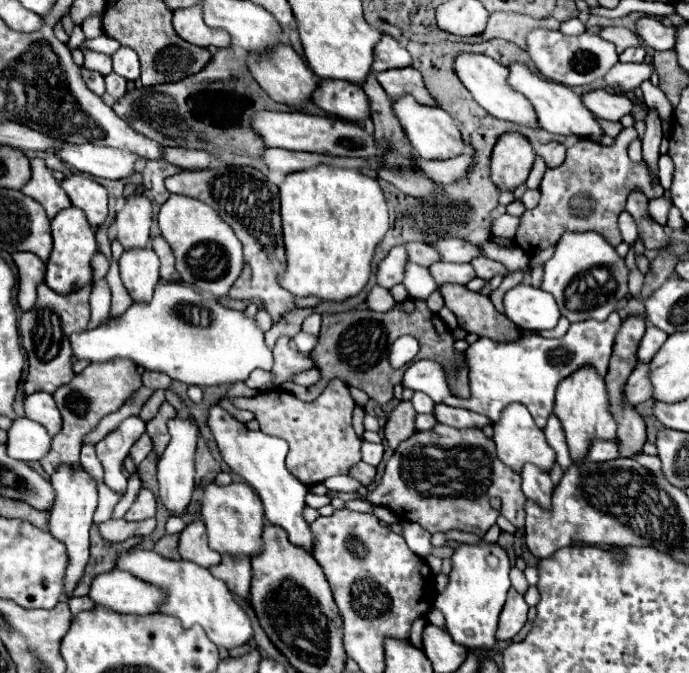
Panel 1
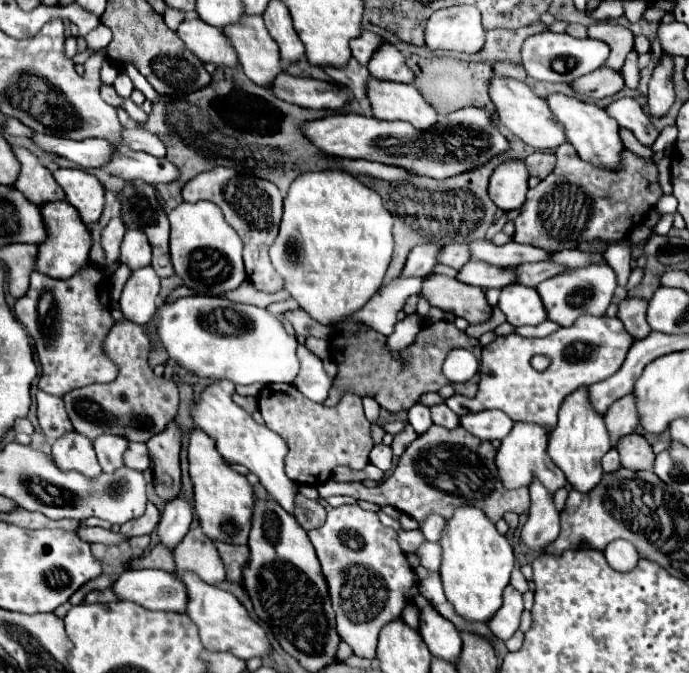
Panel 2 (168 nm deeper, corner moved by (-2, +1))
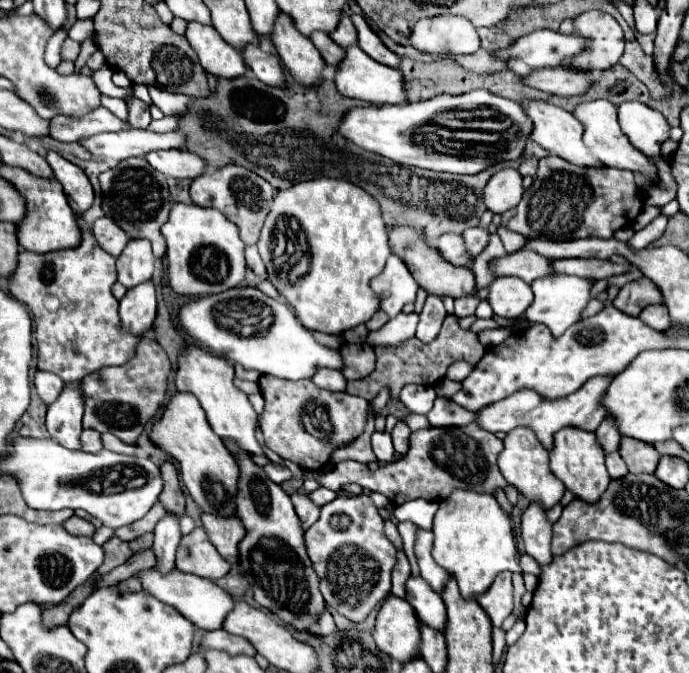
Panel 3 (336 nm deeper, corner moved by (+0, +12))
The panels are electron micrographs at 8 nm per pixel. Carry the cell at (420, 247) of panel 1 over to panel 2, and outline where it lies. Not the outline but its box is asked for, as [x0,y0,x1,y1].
[442,245,470,269]

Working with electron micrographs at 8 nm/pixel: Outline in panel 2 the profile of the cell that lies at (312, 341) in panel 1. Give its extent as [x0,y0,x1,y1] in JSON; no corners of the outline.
[294,344,332,401]

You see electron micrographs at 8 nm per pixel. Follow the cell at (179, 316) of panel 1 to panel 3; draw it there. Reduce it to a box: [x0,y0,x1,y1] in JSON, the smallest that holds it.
[178,286,342,380]

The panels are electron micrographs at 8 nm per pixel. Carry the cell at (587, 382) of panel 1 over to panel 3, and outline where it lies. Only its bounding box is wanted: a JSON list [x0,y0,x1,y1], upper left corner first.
[550,428,610,502]

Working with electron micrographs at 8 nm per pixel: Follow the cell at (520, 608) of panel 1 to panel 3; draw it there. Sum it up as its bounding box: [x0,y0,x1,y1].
[478,572,514,626]

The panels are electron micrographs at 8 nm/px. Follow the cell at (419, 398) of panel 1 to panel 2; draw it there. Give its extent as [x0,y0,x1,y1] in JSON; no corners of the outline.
[430,403,460,429]

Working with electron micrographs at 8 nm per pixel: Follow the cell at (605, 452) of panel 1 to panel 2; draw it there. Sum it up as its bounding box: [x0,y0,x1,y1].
[602,449,620,473]

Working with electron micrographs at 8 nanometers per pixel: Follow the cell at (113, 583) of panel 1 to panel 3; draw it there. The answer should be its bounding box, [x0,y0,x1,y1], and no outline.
[136,568,232,630]

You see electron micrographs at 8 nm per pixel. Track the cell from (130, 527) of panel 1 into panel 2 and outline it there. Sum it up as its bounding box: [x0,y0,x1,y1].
[78,527,126,545]

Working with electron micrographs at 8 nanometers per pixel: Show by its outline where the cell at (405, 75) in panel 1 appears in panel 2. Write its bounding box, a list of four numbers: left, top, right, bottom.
[366,43,414,83]

